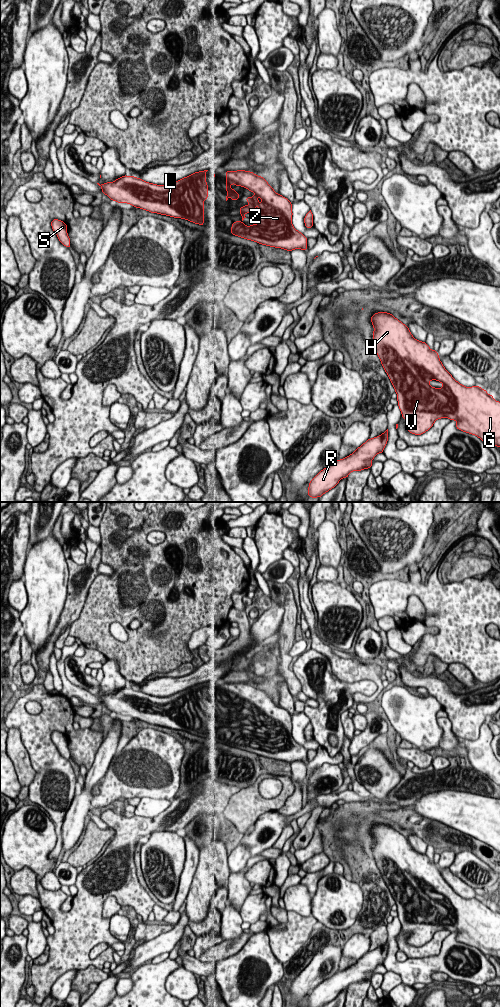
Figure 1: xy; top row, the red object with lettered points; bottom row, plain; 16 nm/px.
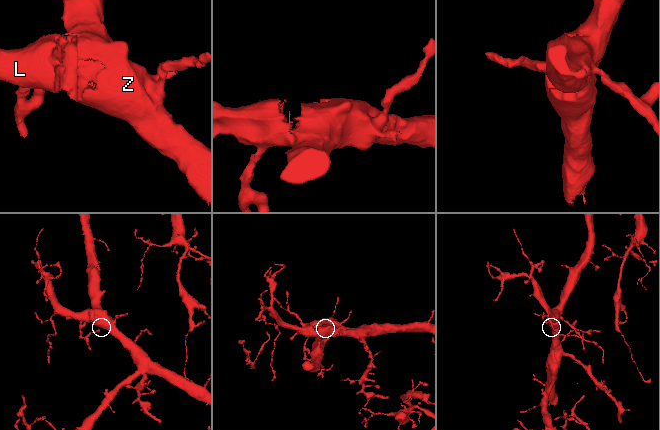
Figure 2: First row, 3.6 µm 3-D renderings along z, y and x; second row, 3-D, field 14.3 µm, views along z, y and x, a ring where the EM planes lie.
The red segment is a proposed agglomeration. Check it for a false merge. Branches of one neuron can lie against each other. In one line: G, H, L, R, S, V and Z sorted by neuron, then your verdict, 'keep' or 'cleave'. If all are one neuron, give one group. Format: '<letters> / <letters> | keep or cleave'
G H L R S V Z | keep

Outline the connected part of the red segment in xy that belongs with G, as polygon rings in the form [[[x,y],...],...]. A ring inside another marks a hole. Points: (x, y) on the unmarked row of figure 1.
[[[375,825],[371,829],[371,834],[374,839],[373,858],[395,900],[402,929],[409,934],[407,938],[408,944],[421,947],[429,942],[437,931],[449,930],[451,933],[457,933],[457,941],[476,947],[486,956],[500,959],[500,914],[495,913],[493,907],[489,907],[480,898],[465,899],[457,894],[444,880],[438,865],[435,862],[431,862],[426,854],[416,852],[409,840],[390,825]],[[430,892],[441,894],[443,899],[441,901],[431,899],[428,895]]]

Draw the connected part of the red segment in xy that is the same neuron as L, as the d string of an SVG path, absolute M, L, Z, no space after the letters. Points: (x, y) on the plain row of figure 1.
M207 683L193 685L168 697L148 695L132 687L97 696L103 706L116 714L204 737L204 712L208 711Z

